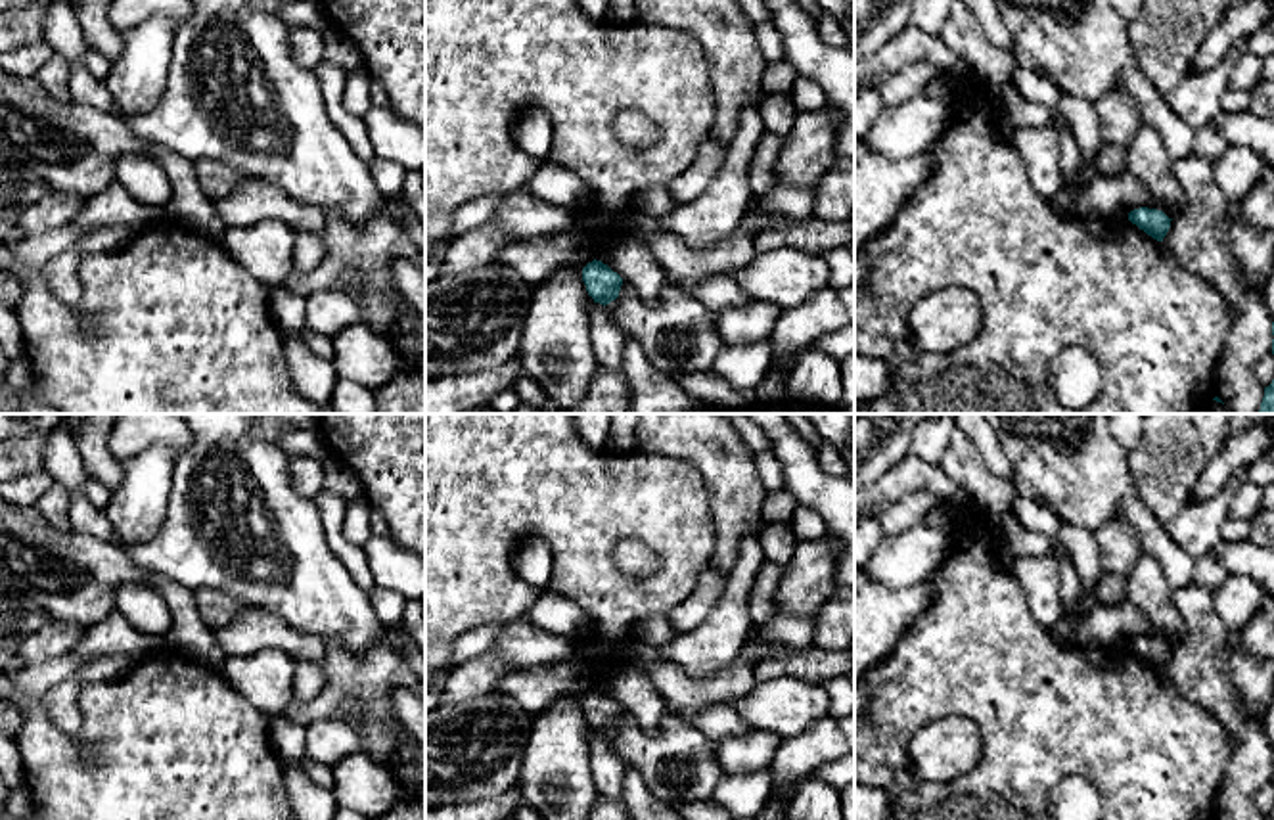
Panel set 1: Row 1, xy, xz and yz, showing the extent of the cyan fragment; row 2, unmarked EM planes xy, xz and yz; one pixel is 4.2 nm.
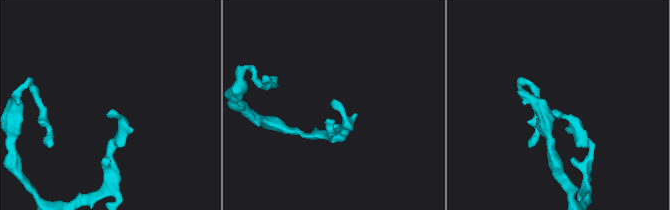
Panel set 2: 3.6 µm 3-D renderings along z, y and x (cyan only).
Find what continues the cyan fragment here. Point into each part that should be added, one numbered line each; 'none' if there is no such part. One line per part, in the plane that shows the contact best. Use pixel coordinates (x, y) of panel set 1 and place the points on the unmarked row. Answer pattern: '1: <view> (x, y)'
none

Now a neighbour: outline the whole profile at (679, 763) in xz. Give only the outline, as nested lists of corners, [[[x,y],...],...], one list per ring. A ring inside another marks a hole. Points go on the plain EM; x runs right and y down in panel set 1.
[[[623,711],[619,726],[605,738],[617,757],[638,770],[646,786],[669,805],[713,799],[724,776],[715,741],[672,713],[649,734]]]

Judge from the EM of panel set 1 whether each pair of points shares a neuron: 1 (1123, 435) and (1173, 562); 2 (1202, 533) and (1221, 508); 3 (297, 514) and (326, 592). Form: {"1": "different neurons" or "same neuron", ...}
{"1": "different neurons", "2": "same neuron", "3": "same neuron"}

